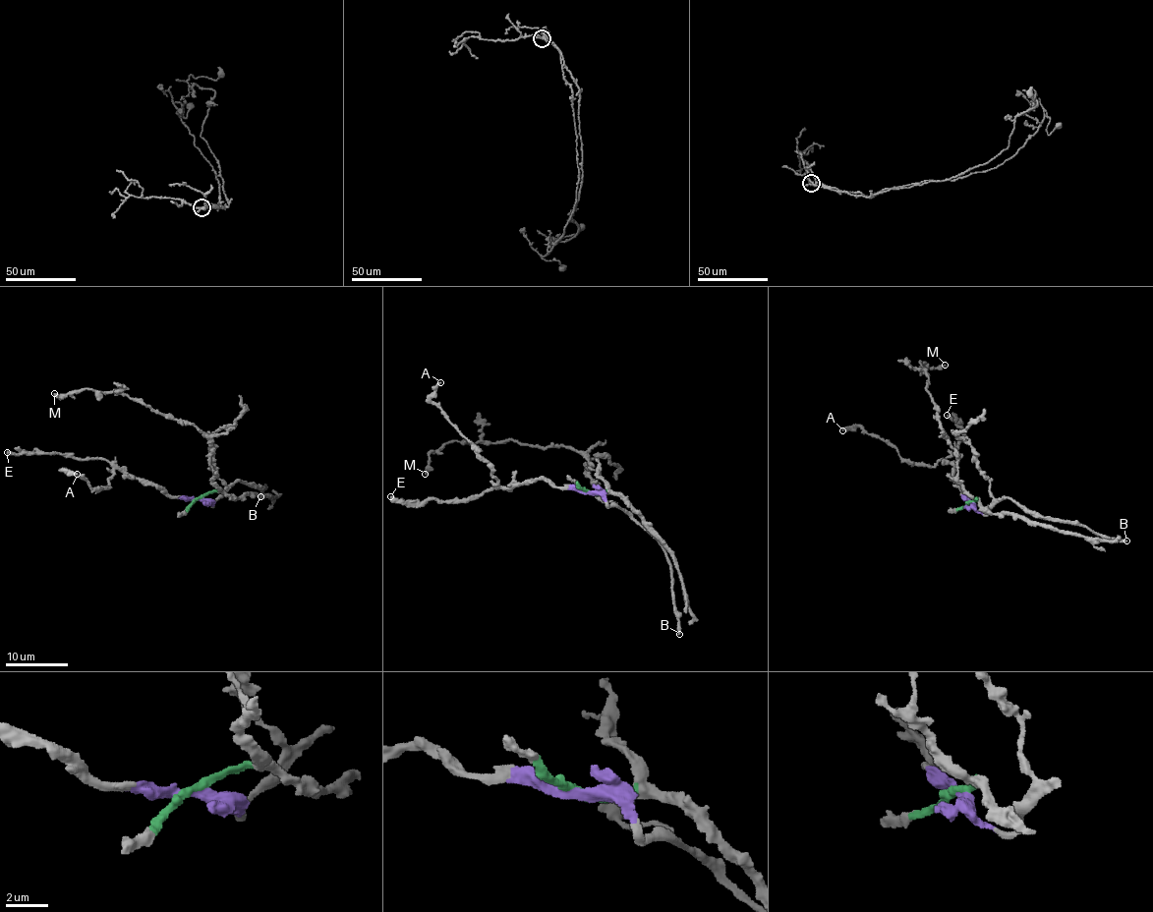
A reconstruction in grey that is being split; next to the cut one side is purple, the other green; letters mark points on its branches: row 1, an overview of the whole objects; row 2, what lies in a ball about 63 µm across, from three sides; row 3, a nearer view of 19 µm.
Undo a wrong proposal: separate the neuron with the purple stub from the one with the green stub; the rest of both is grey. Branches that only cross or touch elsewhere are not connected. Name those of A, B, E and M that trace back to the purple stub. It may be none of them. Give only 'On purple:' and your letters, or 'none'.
On purple: A, B, E

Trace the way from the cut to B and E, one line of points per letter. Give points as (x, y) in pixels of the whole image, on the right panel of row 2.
B: (971, 502), (987, 514), (1005, 498), (1061, 522), (1081, 524), (1095, 533), (1126, 541)
E: (971, 502), (951, 475), (956, 467), (955, 450), (962, 432), (947, 415)

